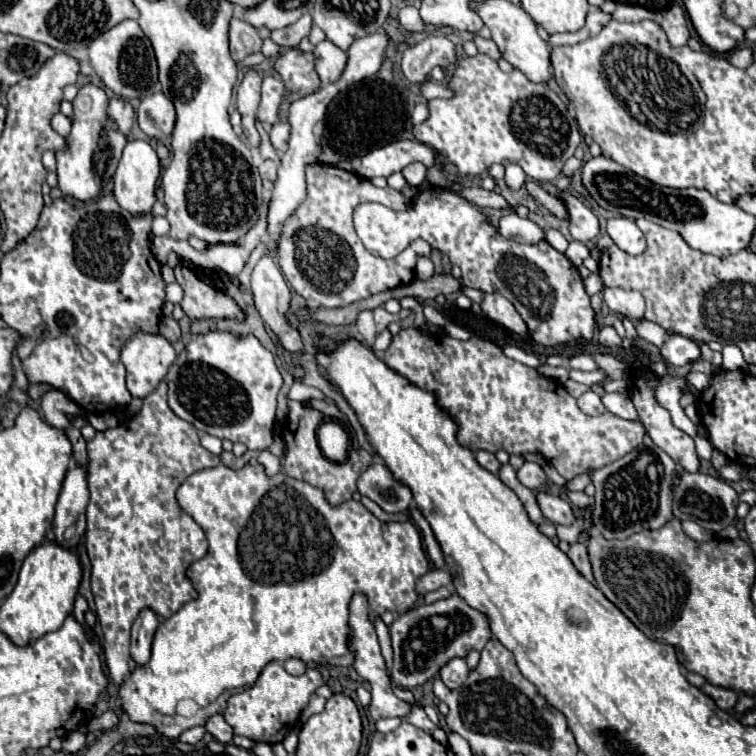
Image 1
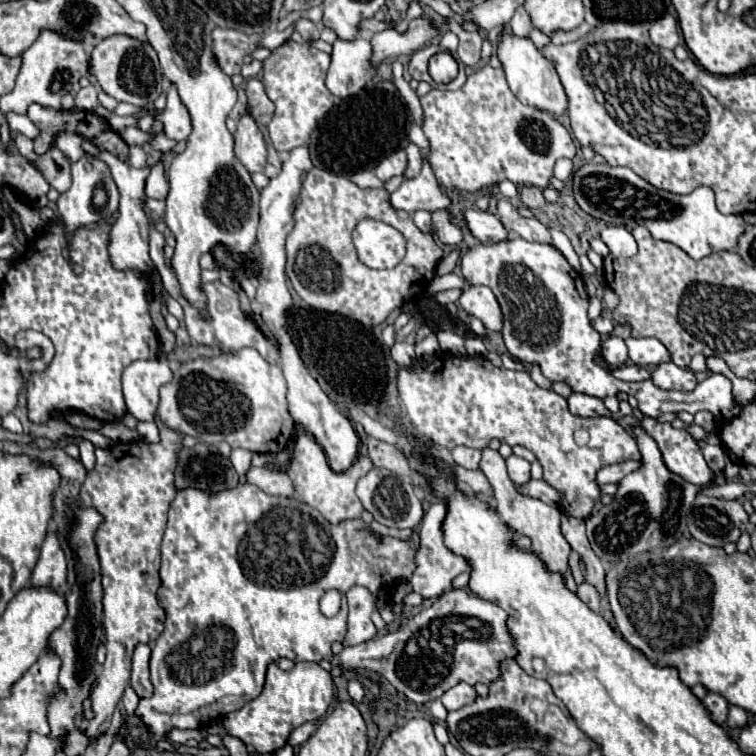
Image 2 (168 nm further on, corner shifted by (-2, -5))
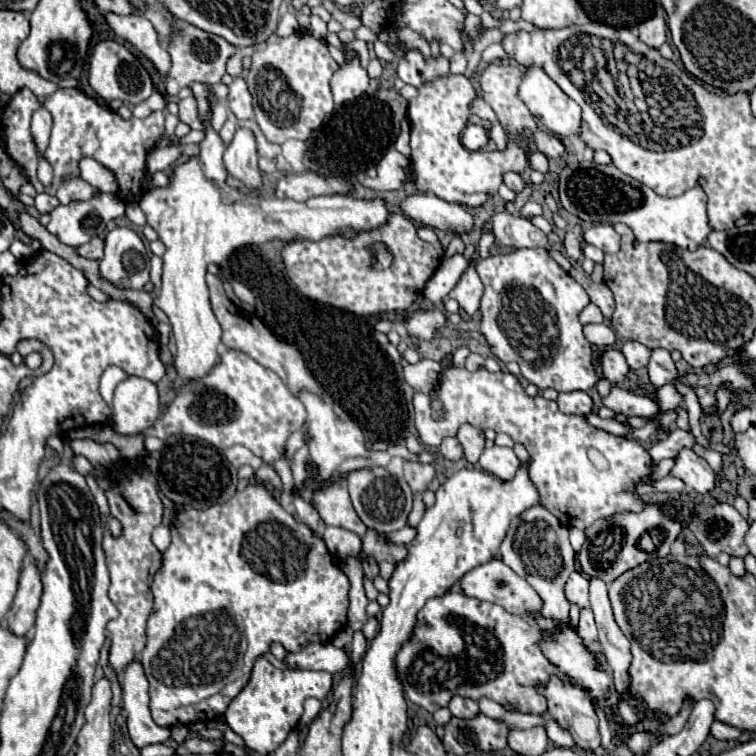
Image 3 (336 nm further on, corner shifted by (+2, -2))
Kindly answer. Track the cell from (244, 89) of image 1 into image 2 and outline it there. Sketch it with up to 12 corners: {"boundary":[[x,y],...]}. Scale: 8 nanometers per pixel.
{"boundary":[[248,113],[234,133],[234,153],[250,173],[266,165],[264,137]]}

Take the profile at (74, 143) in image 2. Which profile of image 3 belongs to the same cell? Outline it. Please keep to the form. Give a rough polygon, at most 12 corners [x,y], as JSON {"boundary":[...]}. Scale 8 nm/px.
{"boundary":[[92,158],[78,162],[80,178],[100,192],[118,190],[116,176]]}

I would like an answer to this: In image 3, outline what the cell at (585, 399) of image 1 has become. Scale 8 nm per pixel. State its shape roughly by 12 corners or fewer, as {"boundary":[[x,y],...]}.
{"boundary":[[562,392],[556,402],[564,414],[592,414],[586,392]]}

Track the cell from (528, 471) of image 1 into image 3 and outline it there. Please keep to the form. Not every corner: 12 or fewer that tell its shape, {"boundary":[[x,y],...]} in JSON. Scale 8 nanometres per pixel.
{"boundary":[[486,448],[478,464],[502,480],[520,468],[514,450]]}

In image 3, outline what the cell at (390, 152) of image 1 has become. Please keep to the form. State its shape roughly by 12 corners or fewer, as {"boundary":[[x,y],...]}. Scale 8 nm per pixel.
{"boundary":[[388,150],[378,162],[378,176],[366,178],[372,190],[404,186],[408,158]]}

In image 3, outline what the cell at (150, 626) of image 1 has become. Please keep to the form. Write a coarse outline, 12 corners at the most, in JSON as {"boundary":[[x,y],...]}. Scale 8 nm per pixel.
{"boundary":[[142,662],[124,672],[122,704],[138,748],[170,738],[148,710],[150,684]]}

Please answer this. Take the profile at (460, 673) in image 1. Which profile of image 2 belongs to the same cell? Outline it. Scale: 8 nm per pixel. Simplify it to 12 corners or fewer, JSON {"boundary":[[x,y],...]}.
{"boundary":[[458,683],[442,695],[448,711],[462,709],[474,701],[476,691],[468,683]]}

